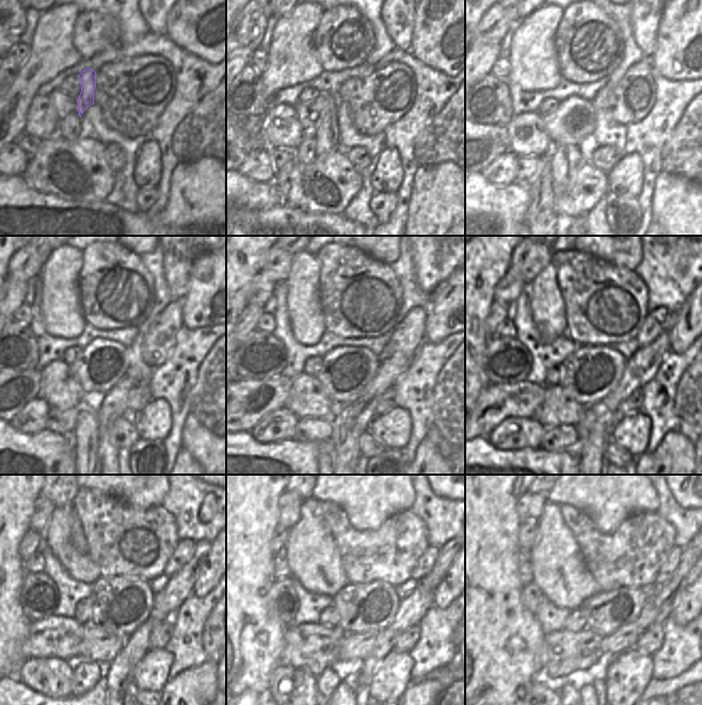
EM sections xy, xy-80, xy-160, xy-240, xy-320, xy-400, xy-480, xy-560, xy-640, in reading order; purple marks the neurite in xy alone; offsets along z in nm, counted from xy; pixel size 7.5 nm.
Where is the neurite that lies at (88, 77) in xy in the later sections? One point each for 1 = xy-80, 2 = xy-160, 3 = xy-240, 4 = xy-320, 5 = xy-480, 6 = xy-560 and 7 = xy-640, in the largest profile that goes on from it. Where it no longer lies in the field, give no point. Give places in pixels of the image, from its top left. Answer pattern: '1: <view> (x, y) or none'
1: xy-80 (326, 134)
2: xy-160 (565, 160)
3: xy-240 (85, 432)
4: xy-320 (325, 448)
5: none
6: none
7: none

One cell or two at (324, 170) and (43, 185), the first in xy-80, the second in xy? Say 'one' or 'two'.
one

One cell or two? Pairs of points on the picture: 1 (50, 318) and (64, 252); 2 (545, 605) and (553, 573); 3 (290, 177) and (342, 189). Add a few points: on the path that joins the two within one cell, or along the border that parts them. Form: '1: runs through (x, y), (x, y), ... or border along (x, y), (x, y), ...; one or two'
1: runs through (60, 302), (60, 272), (62, 268); one
2: border along (545, 595), (556, 605), (569, 609); two
3: runs through (303, 186), (330, 187); one

